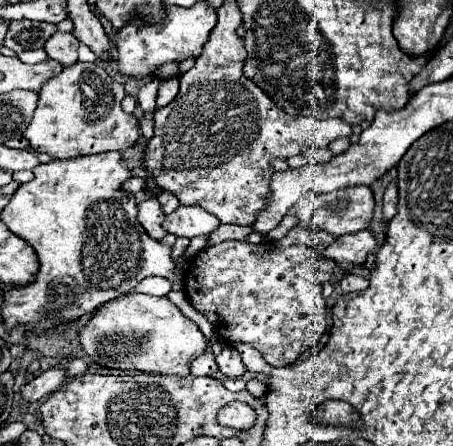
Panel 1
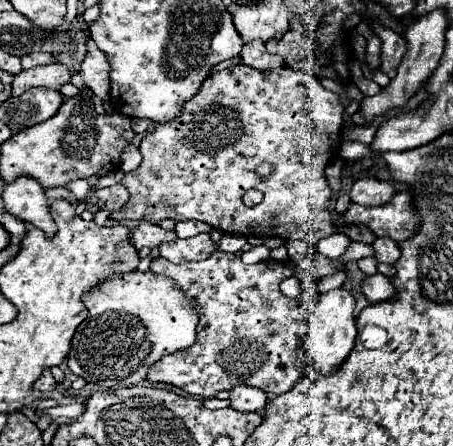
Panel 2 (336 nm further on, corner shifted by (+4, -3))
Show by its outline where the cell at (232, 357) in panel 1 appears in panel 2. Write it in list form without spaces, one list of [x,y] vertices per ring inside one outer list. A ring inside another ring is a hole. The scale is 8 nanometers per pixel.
[[[241,384],[239,388],[231,390],[231,408],[239,412],[257,412],[267,406],[267,394],[259,388],[251,388]]]

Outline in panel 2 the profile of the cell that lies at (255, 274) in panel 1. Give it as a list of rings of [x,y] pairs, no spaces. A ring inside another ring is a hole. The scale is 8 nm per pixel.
[[[351,242],[339,260],[307,256],[301,264],[295,264],[295,268],[299,280],[313,280],[313,284],[305,284],[305,288],[311,286],[311,290],[301,292],[297,298],[287,298],[279,290],[279,284],[293,276],[293,270],[287,264],[273,260],[247,266],[239,256],[229,252],[215,252],[215,256],[203,262],[183,264],[173,264],[161,256],[155,258],[151,262],[151,272],[175,280],[197,310],[199,324],[195,344],[187,350],[163,356],[149,368],[147,380],[153,384],[163,382],[177,386],[187,394],[201,398],[215,398],[217,392],[231,390],[239,384],[249,384],[275,396],[289,392],[309,366],[301,340],[309,328],[311,308],[319,298],[315,290],[317,280],[337,272],[349,260],[367,256],[375,256],[373,248],[359,242]]]

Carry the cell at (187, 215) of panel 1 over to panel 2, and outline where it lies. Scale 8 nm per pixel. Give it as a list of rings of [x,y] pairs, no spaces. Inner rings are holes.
[[[209,234],[191,236],[185,240],[175,240],[159,246],[163,258],[171,262],[193,262],[193,260],[207,260],[217,250],[217,244],[211,240]]]

